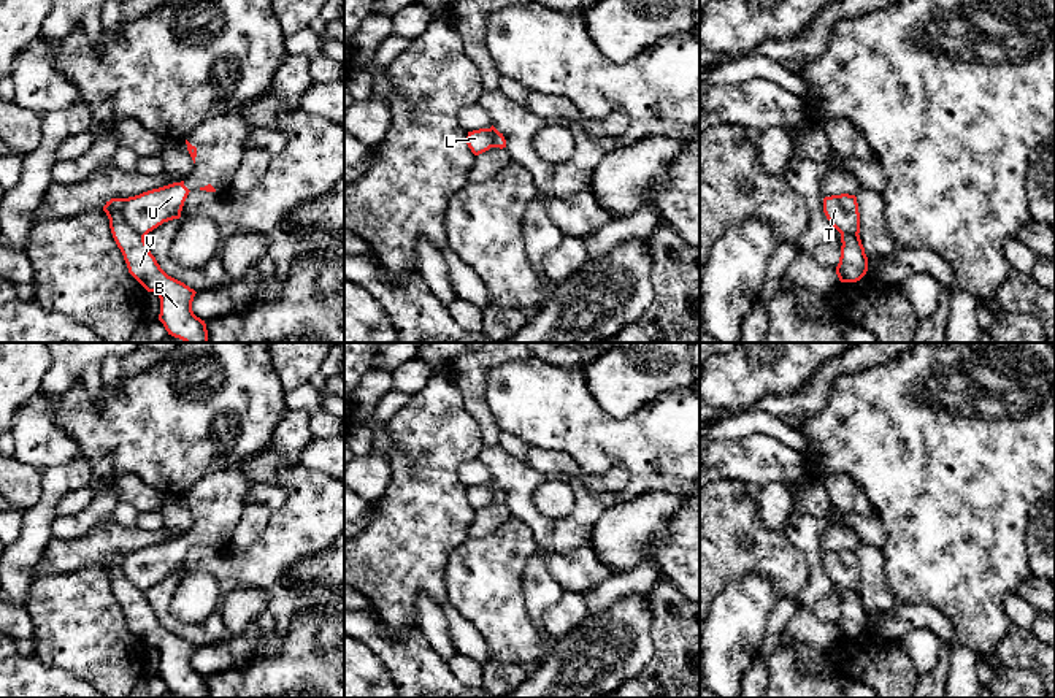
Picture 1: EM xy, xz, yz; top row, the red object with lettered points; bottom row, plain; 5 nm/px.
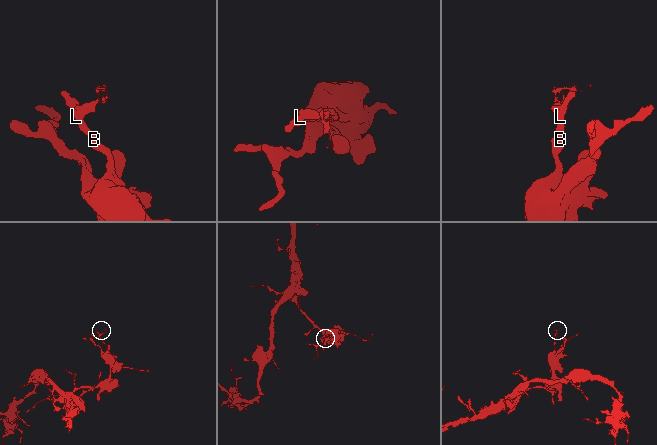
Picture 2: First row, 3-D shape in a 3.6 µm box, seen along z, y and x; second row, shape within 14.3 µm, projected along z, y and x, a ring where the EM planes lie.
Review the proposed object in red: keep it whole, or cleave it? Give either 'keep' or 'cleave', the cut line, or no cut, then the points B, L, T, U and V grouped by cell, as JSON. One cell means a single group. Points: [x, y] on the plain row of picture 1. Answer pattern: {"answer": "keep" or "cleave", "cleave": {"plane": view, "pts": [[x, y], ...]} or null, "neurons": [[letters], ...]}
{"answer": "cleave", "cleave": {"plane": "xy", "pts": [[124, 554], [122, 571], [143, 592]]}, "neurons": [["B", "L", "V"], ["T", "U"]]}

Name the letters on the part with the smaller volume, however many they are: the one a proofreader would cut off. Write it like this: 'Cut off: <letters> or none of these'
Cut off: T, U

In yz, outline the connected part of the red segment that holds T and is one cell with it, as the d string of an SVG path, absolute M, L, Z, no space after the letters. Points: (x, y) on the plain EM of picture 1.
M841 549L823 554L823 568L839 589L860 589L860 568L855 550Z

